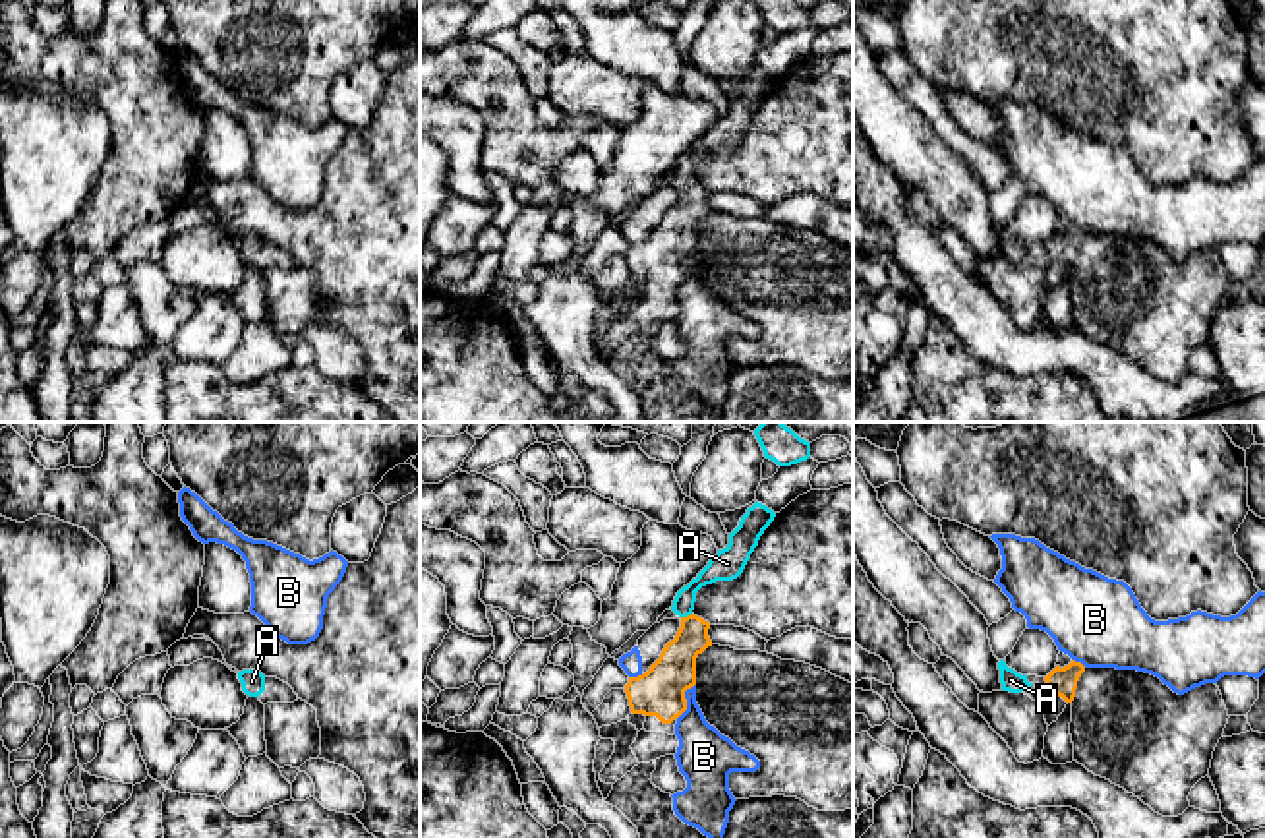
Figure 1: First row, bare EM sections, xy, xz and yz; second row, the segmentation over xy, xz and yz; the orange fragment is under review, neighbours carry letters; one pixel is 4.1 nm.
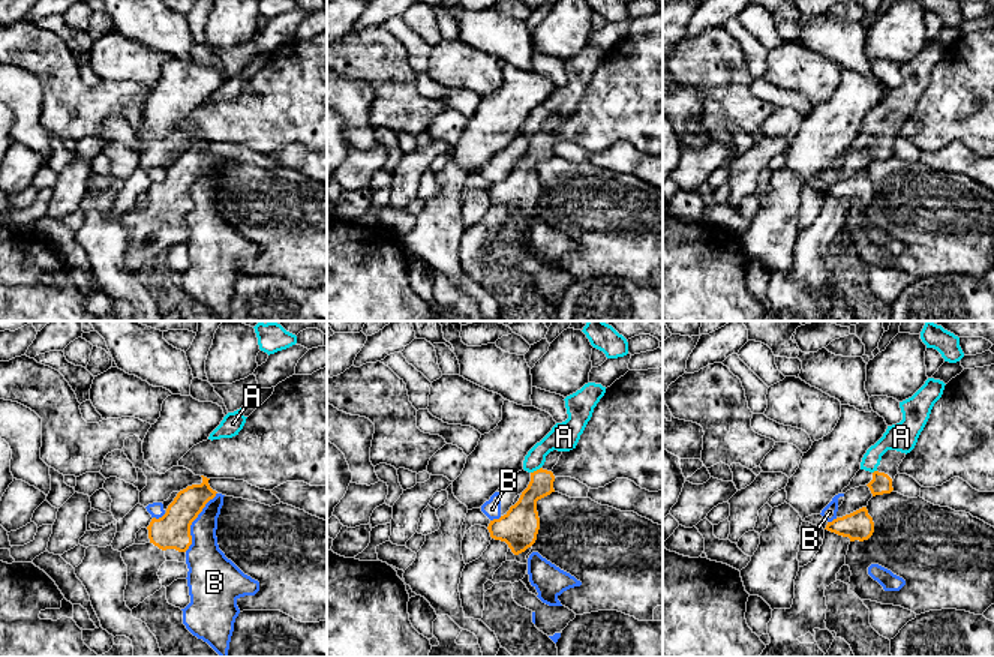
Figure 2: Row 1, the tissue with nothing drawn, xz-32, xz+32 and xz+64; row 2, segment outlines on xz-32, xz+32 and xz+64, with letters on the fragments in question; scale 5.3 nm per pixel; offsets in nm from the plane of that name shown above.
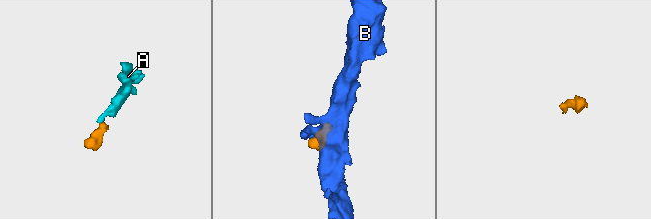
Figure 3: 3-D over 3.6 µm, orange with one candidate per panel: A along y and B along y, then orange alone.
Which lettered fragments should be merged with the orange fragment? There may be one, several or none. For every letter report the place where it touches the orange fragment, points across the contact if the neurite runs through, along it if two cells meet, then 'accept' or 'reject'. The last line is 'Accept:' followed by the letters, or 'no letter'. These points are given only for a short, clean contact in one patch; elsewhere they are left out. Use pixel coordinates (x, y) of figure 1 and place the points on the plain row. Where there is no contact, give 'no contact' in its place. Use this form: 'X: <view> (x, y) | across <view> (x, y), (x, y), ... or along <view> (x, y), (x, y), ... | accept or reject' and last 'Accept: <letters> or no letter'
A: xz (687, 182) | across xz (674, 239), (687, 211), (687, 182), (687, 161), (720, 134) | accept
B: xz (685, 268) | along xz (695, 250), (685, 258), (685, 277), (677, 285) | reject
Accept: A

